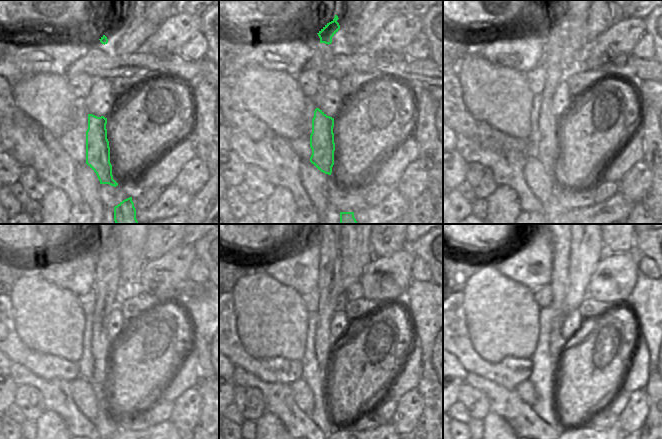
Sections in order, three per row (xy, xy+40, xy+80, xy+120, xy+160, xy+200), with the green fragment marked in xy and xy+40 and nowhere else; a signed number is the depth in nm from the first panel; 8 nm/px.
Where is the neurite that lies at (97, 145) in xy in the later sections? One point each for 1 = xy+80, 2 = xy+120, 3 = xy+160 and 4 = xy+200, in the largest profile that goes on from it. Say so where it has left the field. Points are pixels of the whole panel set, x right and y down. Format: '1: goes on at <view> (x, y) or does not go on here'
1: goes on at xy+80 (557, 61)
2: goes on at xy+120 (108, 286)
3: goes on at xy+160 (329, 281)
4: goes on at xy+200 (560, 244)

